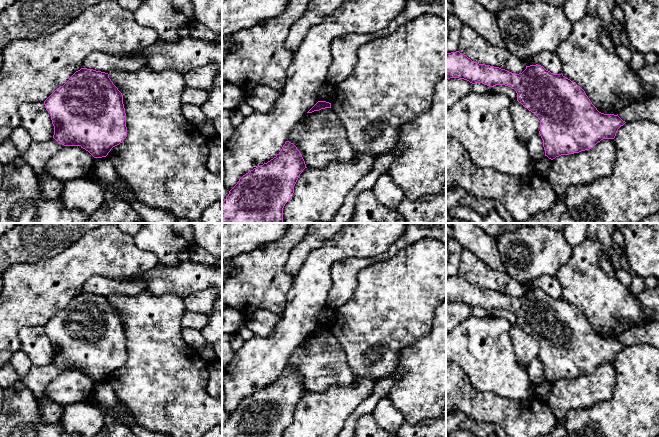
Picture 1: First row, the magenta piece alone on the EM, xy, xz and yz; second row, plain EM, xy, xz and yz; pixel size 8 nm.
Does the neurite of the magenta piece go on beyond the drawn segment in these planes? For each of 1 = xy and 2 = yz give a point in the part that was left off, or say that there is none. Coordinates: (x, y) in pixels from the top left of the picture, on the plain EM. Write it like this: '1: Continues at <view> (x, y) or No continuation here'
1: No continuation here
2: No continuation here

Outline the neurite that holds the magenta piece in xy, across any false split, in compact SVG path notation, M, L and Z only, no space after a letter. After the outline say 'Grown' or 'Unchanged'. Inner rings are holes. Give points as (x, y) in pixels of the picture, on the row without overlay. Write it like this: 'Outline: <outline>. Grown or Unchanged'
Outline: M81 292L63 310L57 312L44 325L44 329L54 350L53 362L64 370L80 370L94 382L106 381L113 371L122 367L127 361L123 319L113 308L108 297Z. Unchanged

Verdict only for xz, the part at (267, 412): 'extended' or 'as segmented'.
as segmented

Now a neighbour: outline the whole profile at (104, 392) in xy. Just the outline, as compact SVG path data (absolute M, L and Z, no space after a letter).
M107 380L94 383L94 394L97 397L101 406L107 409L113 409L115 411L120 410L118 397L113 387Z

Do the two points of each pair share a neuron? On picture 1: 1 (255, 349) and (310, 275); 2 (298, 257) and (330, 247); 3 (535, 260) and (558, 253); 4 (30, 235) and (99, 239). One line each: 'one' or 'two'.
1: one
2: two
3: one
4: two

